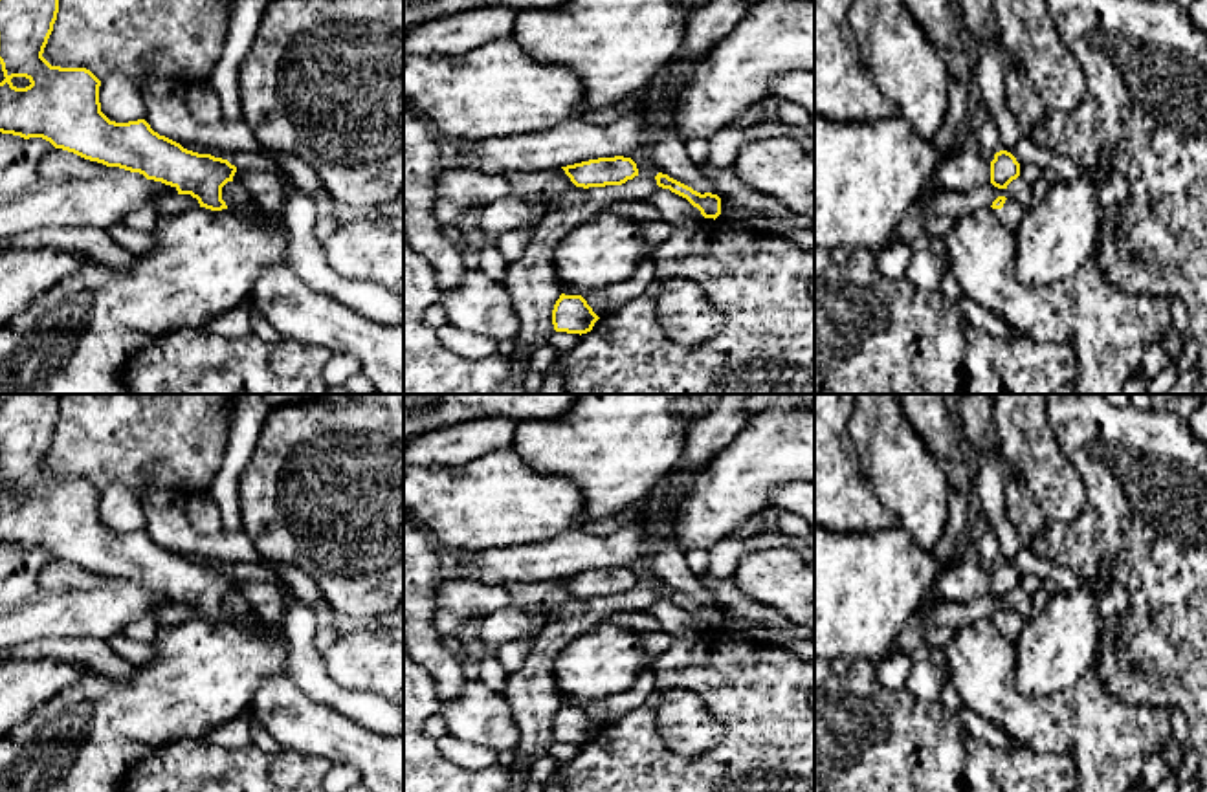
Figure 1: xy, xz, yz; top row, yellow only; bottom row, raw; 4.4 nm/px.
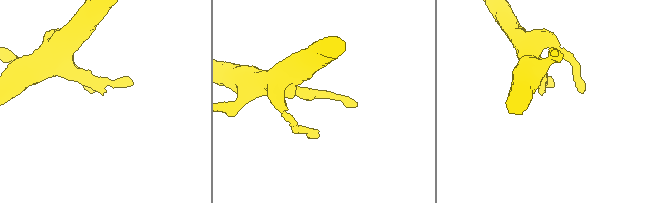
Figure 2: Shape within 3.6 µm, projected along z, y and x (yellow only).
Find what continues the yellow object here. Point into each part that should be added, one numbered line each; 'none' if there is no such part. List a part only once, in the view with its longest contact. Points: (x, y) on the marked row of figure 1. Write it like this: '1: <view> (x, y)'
1: yz (1011, 213)

